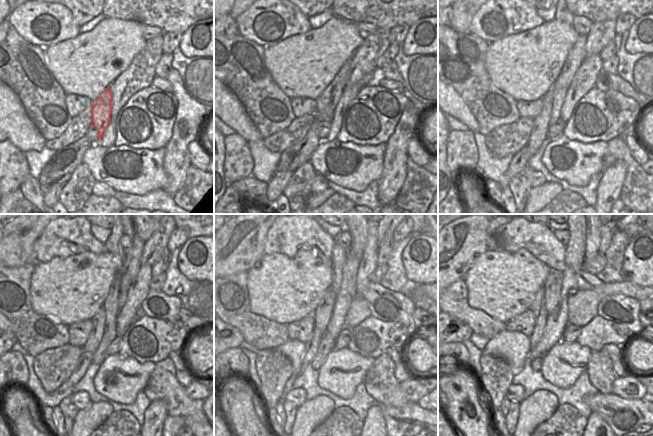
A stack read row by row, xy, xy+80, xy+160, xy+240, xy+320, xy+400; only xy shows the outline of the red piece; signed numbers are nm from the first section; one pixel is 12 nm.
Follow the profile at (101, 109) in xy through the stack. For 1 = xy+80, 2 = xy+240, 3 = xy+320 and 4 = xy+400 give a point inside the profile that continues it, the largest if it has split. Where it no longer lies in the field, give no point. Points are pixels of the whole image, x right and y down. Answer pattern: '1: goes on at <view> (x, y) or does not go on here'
1: goes on at xy+80 (326, 103)
2: goes on at xy+240 (132, 260)
3: goes on at xy+320 (349, 292)
4: goes on at xy+400 (572, 291)

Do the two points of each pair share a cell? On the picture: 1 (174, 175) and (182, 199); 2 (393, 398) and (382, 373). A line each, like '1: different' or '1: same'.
1: different
2: same

